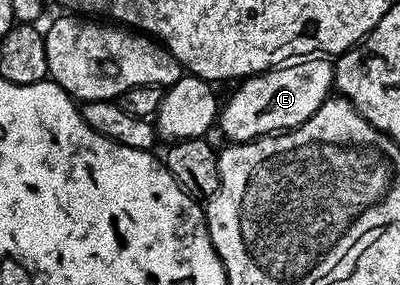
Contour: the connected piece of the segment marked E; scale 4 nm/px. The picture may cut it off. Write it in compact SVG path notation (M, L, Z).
M304 56L291 64L281 64L262 74L251 75L239 83L240 86L228 98L228 103L223 103L218 114L218 130L228 137L229 143L249 142L255 138L263 138L265 134L278 134L285 130L293 130L301 126L333 93L336 81L336 67L333 59L328 56Z

